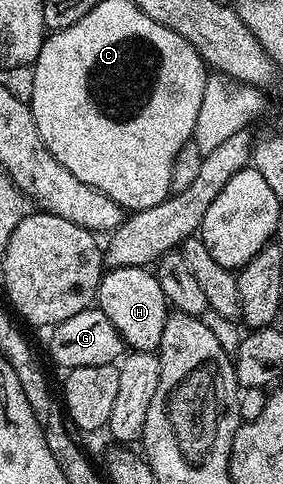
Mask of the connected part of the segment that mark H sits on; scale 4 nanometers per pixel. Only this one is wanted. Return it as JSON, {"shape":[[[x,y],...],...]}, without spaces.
{"shape":[[[142,266],[105,269],[100,276],[96,302],[98,309],[110,320],[110,324],[114,324],[129,351],[159,351],[170,307],[162,292],[162,284],[151,269]]]}

